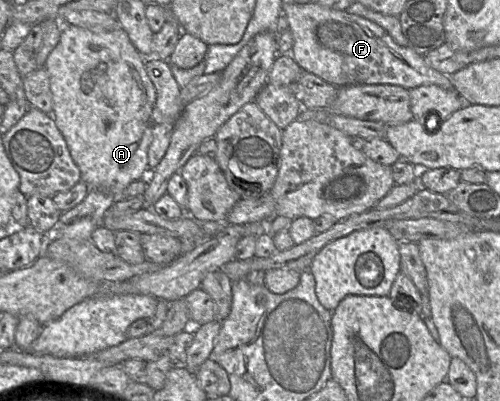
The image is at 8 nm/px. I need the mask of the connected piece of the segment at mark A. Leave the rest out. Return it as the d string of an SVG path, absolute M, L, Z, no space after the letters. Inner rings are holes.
M63 24L59 42L48 55L44 68L50 80L52 116L80 170L81 181L90 189L105 191L117 200L121 199L130 183L148 176L147 152L154 125L152 111L156 89L146 72L144 57L134 47L123 28L96 33Z

